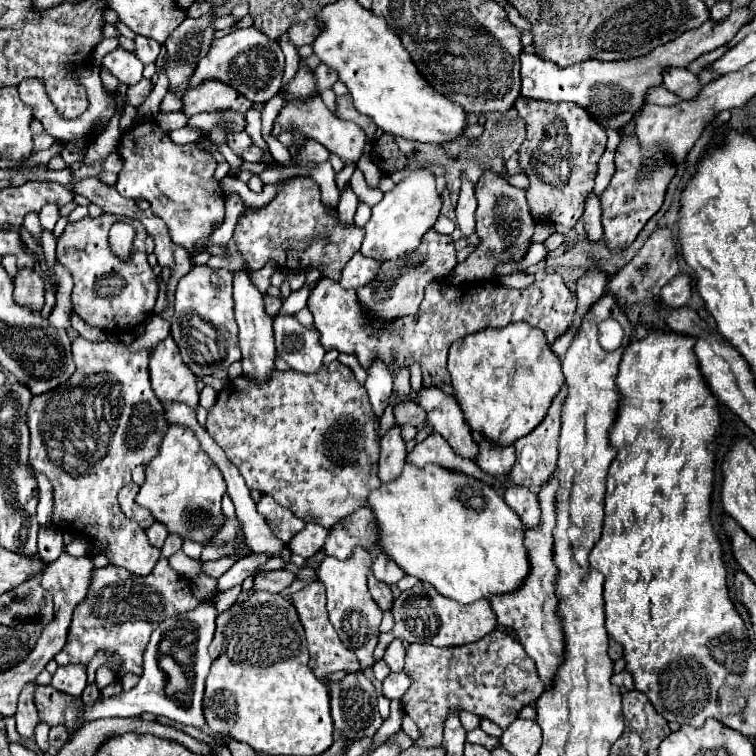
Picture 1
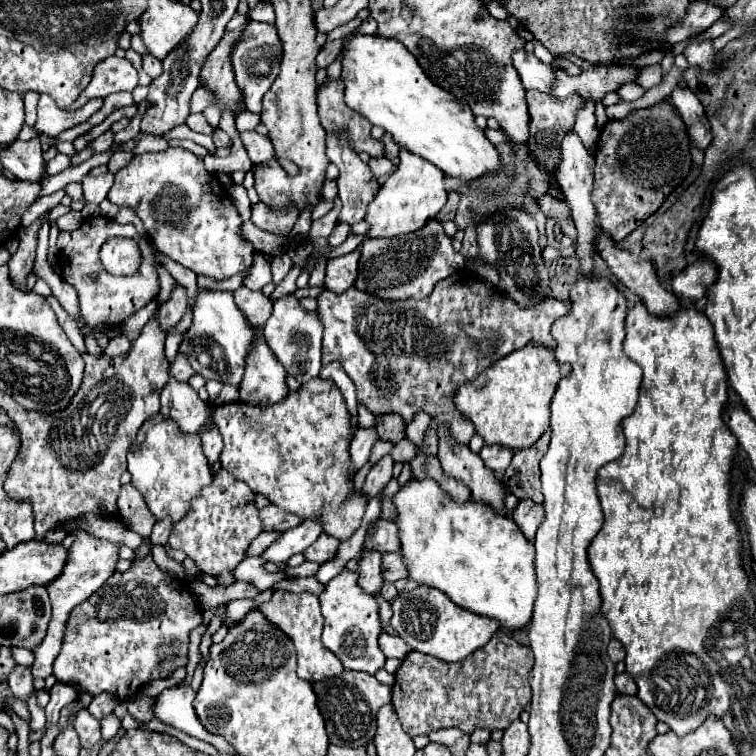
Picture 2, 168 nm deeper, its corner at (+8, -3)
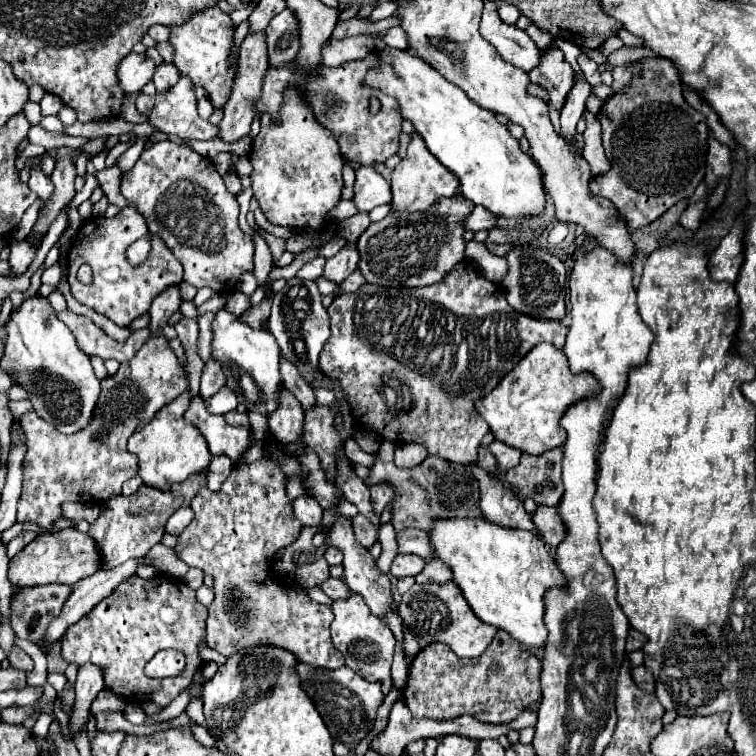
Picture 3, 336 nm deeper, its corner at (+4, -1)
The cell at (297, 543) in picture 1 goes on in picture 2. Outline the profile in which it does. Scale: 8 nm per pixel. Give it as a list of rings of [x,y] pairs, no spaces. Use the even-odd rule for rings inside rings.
[[[324,533],[322,537],[318,537],[318,541],[314,545],[310,545],[306,549],[306,559],[308,561],[316,561],[316,563],[326,563],[336,555],[338,545],[340,545],[338,539],[334,539],[332,535]]]

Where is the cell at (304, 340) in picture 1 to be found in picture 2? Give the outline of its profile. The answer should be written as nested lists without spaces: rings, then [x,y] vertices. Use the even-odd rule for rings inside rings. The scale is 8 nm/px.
[[[284,295],[274,303],[272,315],[266,321],[266,325],[262,327],[262,335],[270,347],[270,351],[274,353],[274,357],[284,365],[286,373],[296,377],[298,381],[306,383],[312,377],[320,375],[322,363],[320,363],[320,347],[322,347],[322,333],[324,327],[320,323],[318,313],[314,311],[306,311],[300,305],[300,299],[294,295]]]

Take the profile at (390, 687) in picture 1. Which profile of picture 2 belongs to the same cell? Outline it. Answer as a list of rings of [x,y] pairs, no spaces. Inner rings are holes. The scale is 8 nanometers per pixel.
[[[344,671],[344,675],[316,681],[312,683],[312,687],[318,699],[318,709],[326,721],[326,733],[332,745],[362,747],[372,741],[376,733],[376,713],[392,699],[390,687],[382,685],[376,677],[362,671]]]

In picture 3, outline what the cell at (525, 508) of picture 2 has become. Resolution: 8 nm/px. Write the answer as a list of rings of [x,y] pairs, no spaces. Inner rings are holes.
[[[538,505],[538,509],[532,513],[532,521],[548,547],[554,549],[564,539],[564,525],[556,513],[556,507]]]

